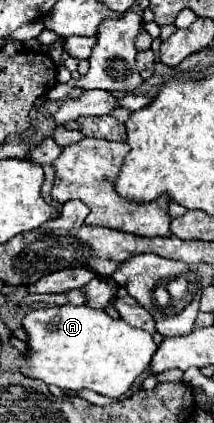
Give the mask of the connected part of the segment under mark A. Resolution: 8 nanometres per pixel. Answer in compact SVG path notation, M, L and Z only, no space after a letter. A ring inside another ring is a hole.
M50 306L28 310L22 318L28 336L28 350L18 360L20 374L56 384L64 390L94 390L102 396L120 398L148 370L156 344L146 330L134 328L124 320L110 318L104 310L88 306Z

